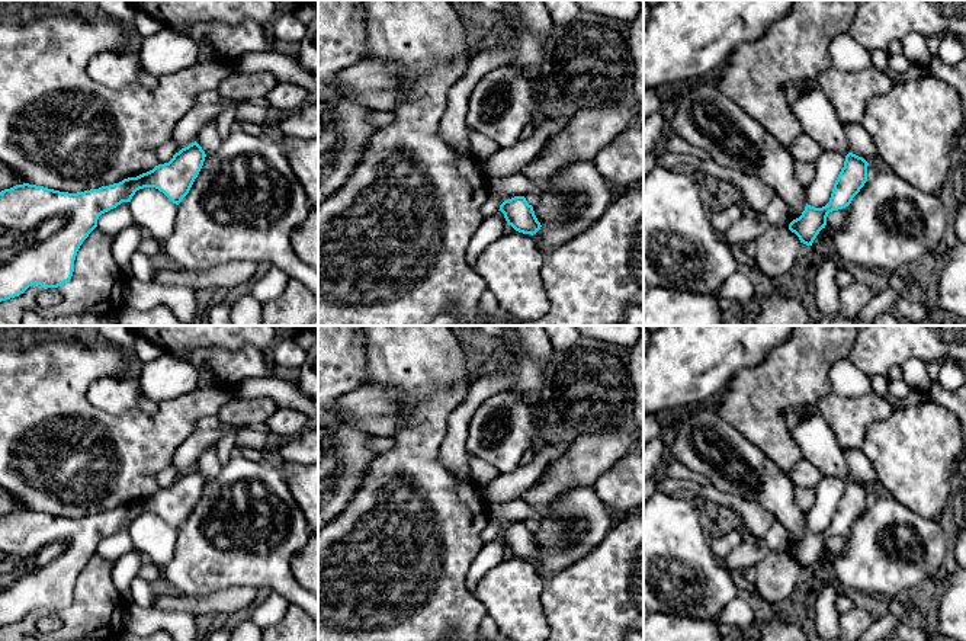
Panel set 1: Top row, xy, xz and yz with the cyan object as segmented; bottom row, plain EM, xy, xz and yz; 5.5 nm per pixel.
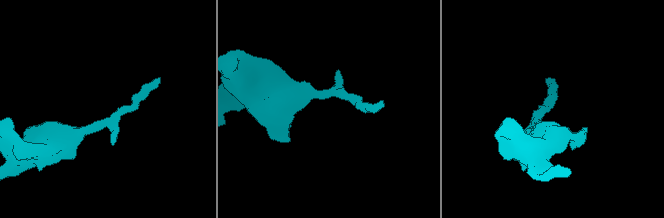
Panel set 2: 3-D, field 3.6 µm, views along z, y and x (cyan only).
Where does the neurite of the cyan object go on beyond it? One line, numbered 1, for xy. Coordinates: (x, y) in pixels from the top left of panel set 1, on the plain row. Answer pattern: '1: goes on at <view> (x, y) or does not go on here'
1: does not go on here

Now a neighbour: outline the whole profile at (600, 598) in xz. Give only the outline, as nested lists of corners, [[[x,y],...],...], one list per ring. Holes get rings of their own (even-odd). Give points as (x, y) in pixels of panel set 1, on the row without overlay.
[[[644,507],[617,519],[609,535],[587,557],[553,574],[545,584],[540,602],[551,628],[545,641],[625,641],[625,635],[629,631],[639,631],[644,634]]]

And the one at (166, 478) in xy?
[[[170,464],[158,477],[157,483],[160,490],[169,488],[173,481],[179,478],[176,468]]]

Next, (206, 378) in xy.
[[[208,366],[199,368],[198,372],[199,372],[199,388],[218,387],[218,381],[215,378],[215,374]]]

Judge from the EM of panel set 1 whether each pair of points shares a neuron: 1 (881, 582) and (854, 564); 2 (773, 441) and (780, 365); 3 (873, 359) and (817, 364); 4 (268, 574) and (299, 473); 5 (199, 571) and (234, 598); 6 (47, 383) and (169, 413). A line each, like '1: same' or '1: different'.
1: same
2: same
3: different
4: different
5: different
6: same

